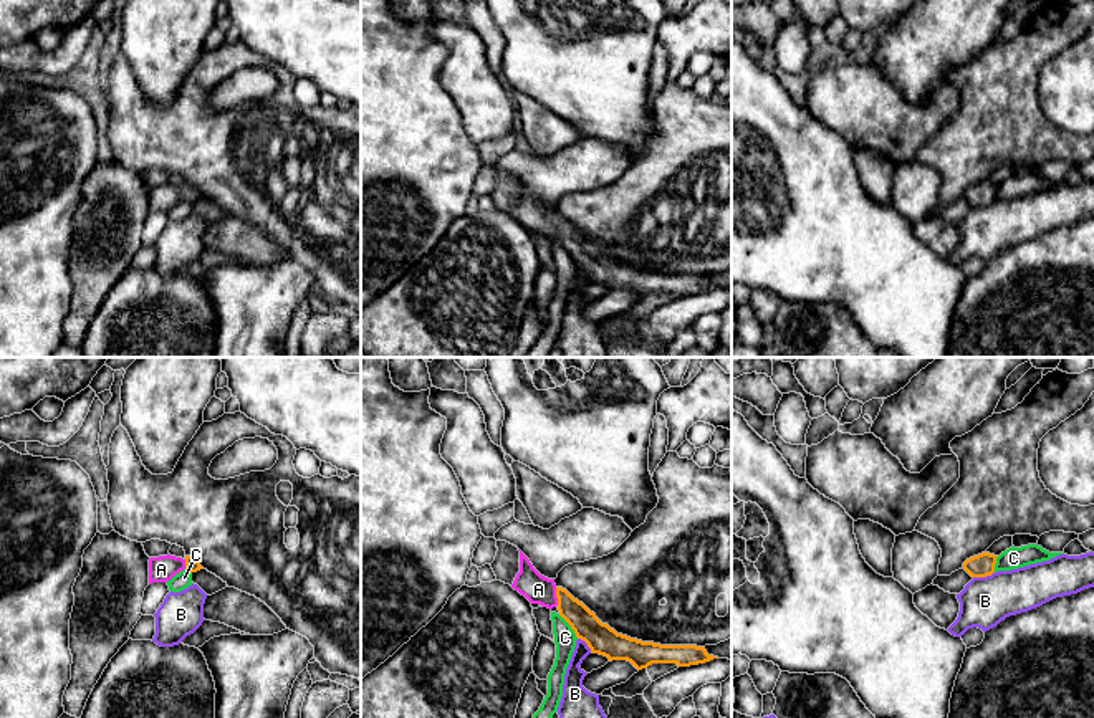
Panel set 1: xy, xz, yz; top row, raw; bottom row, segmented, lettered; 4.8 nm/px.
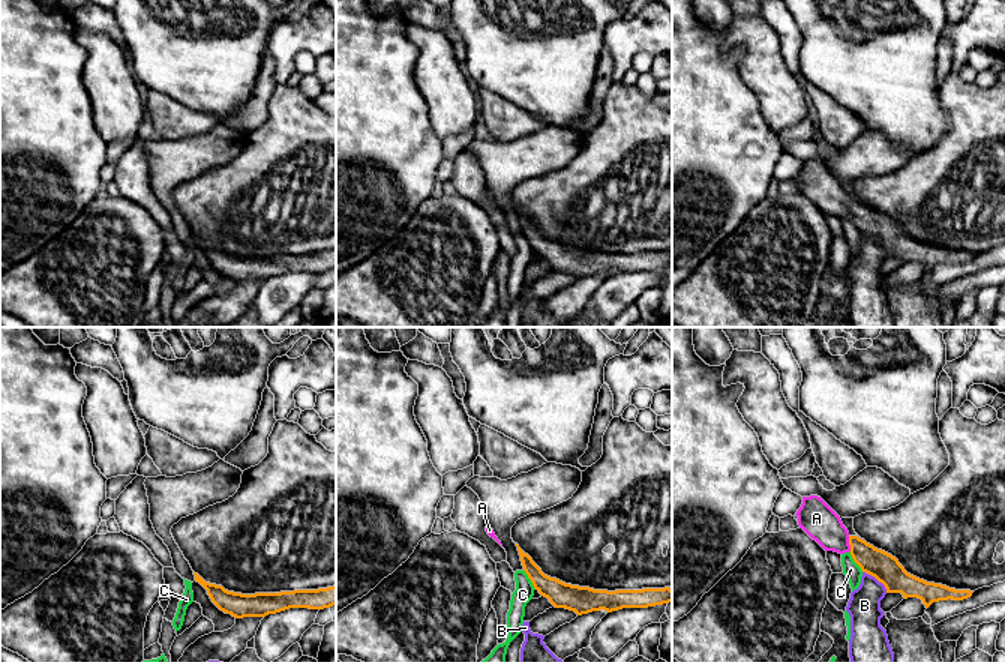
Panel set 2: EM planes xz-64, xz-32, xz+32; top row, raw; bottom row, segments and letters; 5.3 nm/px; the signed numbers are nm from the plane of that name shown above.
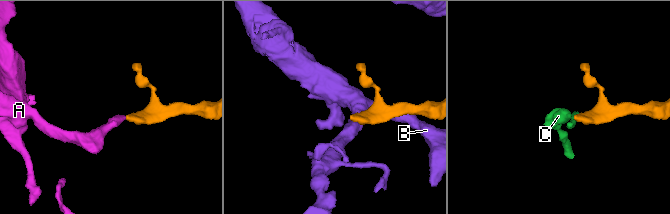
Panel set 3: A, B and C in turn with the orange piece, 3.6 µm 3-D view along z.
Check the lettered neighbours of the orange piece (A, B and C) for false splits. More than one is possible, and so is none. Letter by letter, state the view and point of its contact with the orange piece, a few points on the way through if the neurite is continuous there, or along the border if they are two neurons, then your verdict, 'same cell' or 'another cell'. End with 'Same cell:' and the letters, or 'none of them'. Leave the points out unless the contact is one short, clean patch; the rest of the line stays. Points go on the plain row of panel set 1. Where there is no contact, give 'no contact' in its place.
A: meets orange in xz at (556, 225); same cell
B: meets orange in yz at (983, 205); border along yz (993, 201), (974, 207); another cell
C: meets orange in xz at (570, 253); border along xz (558, 244), (578, 267); another cell
Same cell: A

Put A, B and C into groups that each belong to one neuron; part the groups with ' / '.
A / B / C

